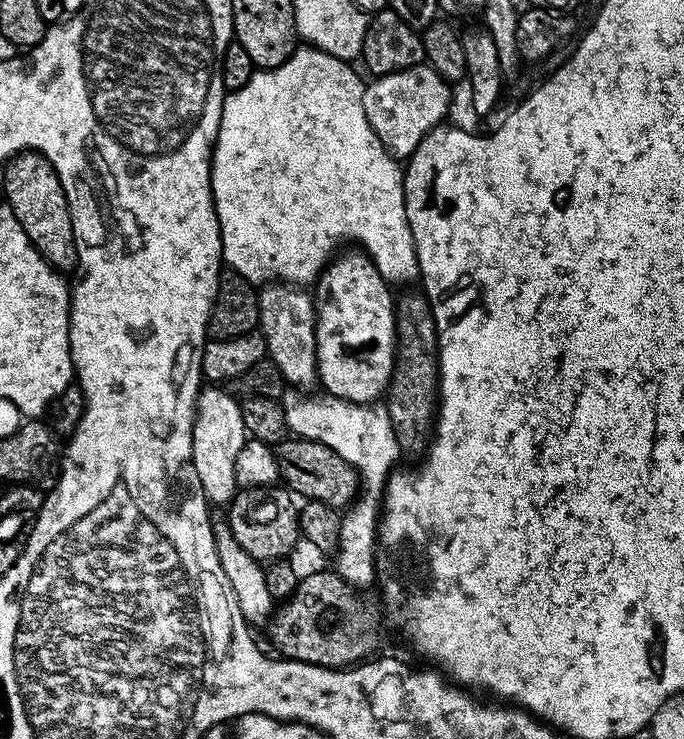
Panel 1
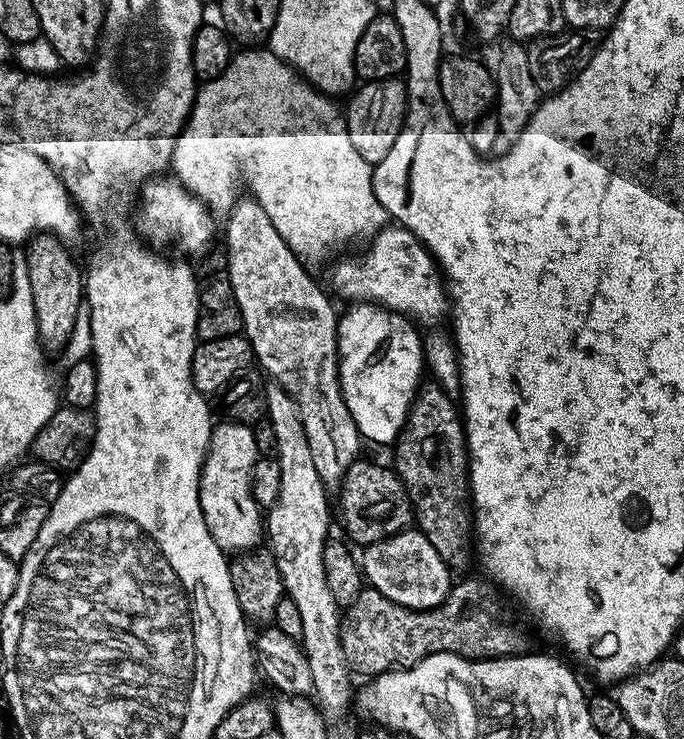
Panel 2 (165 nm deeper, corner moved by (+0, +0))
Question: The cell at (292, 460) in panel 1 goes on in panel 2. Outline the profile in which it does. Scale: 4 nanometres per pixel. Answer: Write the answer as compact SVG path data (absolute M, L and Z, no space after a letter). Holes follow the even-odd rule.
M364 459L354 461L344 483L338 489L340 520L348 531L347 539L353 545L360 544L359 546L367 546L403 532L414 520L412 503L406 494L404 483L395 471L391 467L383 468L372 460Z

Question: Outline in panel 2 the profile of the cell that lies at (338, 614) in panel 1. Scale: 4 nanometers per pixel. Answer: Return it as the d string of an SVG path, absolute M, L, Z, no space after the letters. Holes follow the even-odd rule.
M464 580L453 583L448 597L433 608L407 608L390 602L378 590L364 586L357 594L357 600L346 608L340 622L340 641L346 654L346 662L353 673L361 672L364 678L375 678L382 672L395 668L412 668L430 654L458 654L467 660L493 660L503 656L522 656L529 651L528 636L520 624L515 624L504 613L500 605L501 593L491 583L480 580Z

